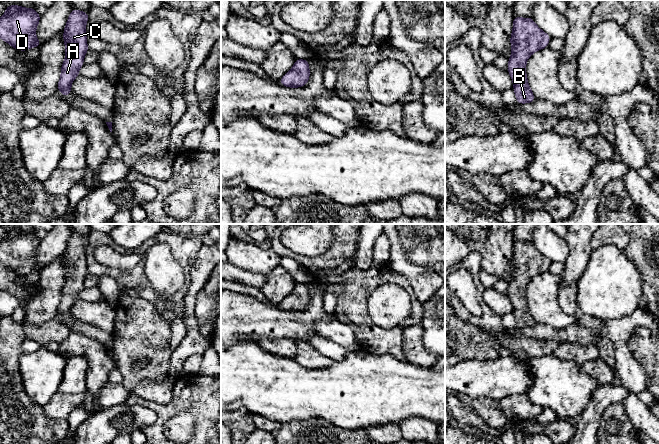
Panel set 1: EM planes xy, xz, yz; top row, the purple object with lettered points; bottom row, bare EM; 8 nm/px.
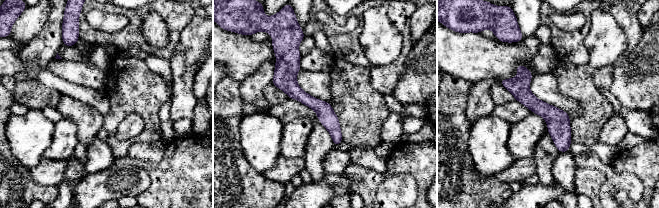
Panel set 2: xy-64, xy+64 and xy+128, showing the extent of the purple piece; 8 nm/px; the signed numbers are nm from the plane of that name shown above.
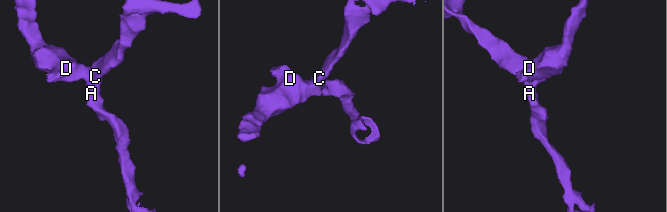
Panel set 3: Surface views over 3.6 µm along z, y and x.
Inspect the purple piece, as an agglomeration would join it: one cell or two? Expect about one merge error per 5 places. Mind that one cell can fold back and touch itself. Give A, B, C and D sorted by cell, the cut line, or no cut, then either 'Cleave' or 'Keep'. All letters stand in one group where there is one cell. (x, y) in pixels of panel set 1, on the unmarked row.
Groups: A B C D. No split. Keep

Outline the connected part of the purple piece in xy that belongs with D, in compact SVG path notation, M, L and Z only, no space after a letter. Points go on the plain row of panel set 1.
M6 230L0 242L0 262L20 275L39 271L42 266L37 263L35 256L40 241L34 232Z

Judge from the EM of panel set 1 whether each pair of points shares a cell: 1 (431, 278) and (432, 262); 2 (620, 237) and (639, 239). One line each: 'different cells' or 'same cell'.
1: different cells
2: different cells

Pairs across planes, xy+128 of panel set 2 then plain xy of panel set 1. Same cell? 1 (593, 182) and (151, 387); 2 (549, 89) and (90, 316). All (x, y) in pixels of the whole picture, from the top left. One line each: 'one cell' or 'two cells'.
1: two cells
2: one cell

